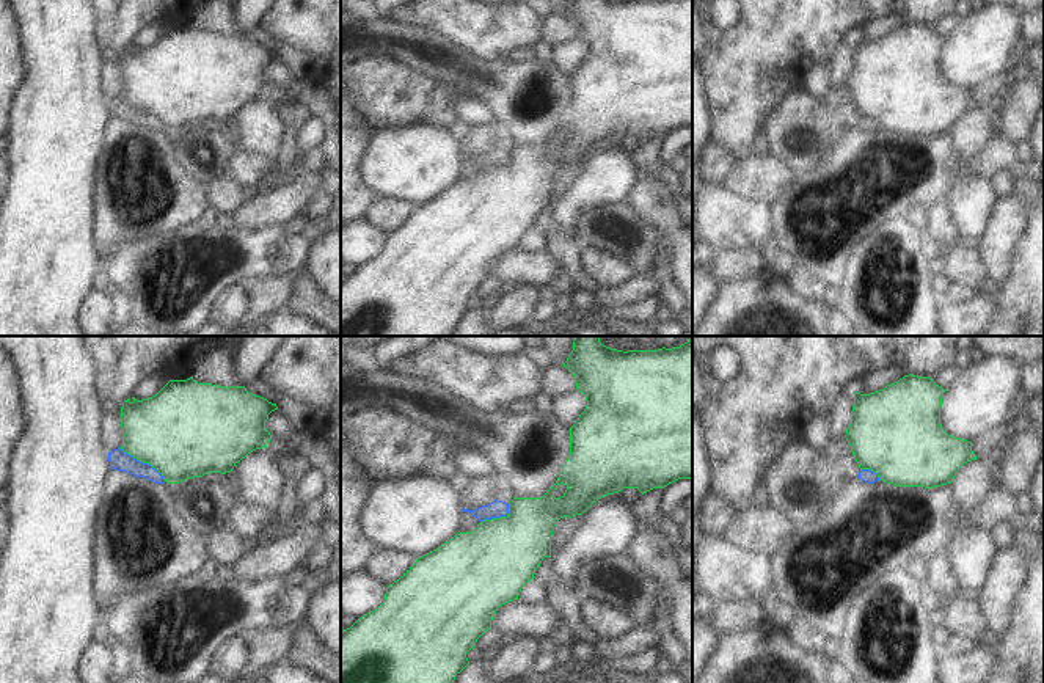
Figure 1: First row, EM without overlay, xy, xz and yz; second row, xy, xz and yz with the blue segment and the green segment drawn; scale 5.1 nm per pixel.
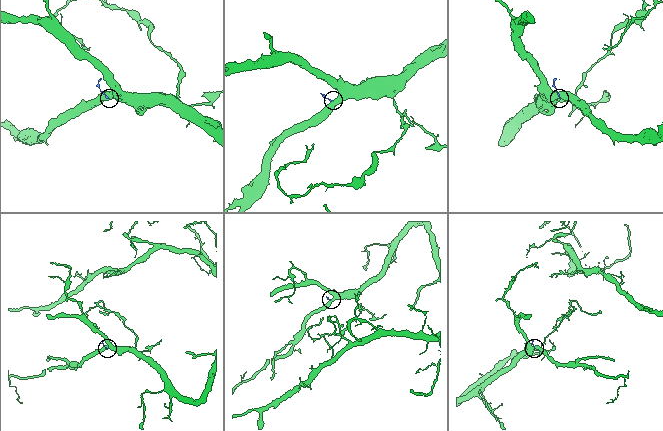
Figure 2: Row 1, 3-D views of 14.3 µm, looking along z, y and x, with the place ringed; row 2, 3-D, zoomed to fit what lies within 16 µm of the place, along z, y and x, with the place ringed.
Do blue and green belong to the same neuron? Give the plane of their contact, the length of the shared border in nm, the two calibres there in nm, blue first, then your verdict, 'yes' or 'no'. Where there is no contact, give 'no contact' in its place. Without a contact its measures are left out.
meets blue in xy; contact 300 nm long; 100 nm thick on the blue side, 460 nm on the other; no

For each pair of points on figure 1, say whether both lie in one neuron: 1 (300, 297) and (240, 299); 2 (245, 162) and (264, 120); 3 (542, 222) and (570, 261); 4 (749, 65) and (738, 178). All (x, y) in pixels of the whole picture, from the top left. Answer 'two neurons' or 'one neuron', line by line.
1: two neurons
2: two neurons
3: one neuron
4: two neurons

